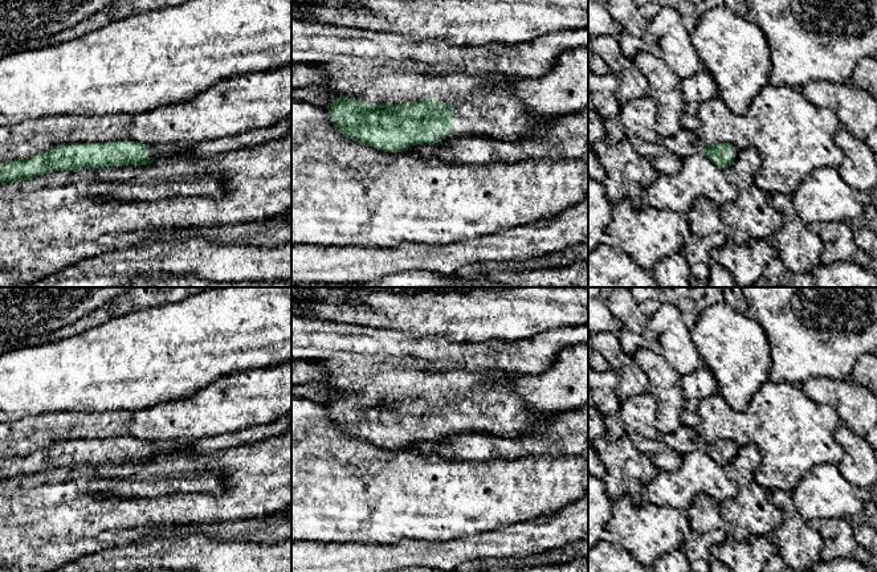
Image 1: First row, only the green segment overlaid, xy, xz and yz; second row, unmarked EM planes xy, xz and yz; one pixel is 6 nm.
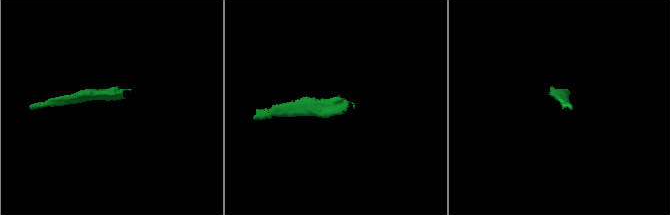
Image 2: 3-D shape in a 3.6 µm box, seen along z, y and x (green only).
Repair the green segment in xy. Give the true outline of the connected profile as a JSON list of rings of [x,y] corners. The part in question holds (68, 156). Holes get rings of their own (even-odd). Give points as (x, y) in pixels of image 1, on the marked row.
[[[291,117],[265,128],[213,138],[188,147],[175,143],[150,146],[130,140],[106,143],[68,143],[26,159],[0,163],[0,184],[30,180],[36,176],[76,168],[151,164],[155,159],[189,155],[192,159],[212,159],[236,150],[260,146],[280,139],[291,130]]]

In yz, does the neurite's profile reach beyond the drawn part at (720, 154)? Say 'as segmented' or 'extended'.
extended

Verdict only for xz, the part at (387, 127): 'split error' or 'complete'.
split error

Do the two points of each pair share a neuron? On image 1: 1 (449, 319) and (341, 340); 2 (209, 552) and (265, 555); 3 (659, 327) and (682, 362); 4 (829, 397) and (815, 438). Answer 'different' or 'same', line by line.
1: different
2: same
3: same
4: different

